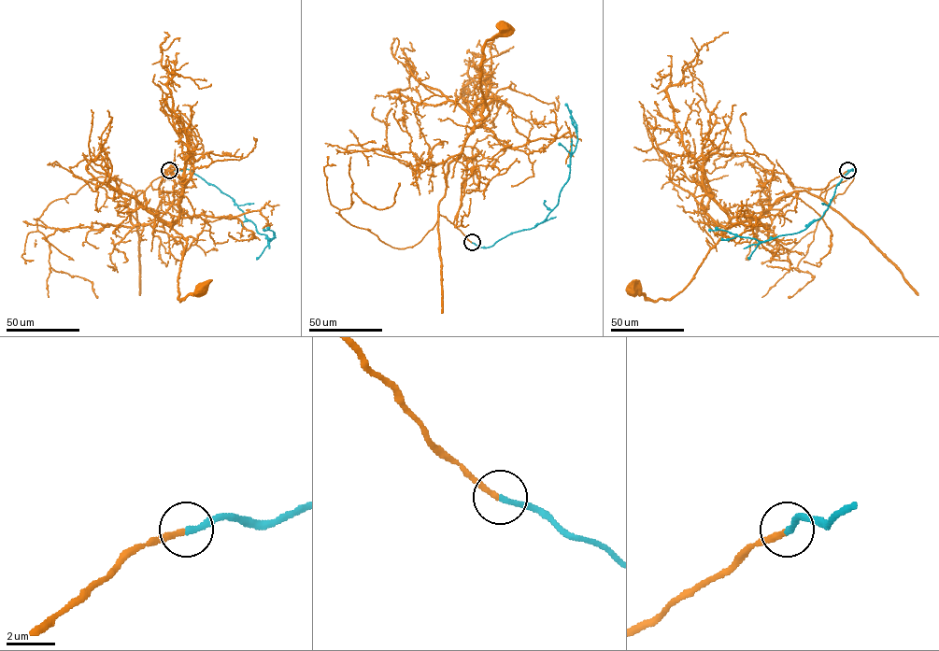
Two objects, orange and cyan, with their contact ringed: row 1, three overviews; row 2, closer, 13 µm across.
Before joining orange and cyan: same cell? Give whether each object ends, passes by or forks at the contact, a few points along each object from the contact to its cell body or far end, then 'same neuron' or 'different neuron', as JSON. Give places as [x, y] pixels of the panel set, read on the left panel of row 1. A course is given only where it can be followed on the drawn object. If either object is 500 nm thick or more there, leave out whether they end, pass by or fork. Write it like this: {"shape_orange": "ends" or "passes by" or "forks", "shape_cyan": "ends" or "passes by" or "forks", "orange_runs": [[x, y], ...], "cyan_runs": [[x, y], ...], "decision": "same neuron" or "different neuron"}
{"shape_orange": "ends", "shape_cyan": "ends", "orange_runs": [[169, 170], [136, 196], [142, 191], [149, 211], [186, 240], [178, 298], [201, 288]], "cyan_runs": [[169, 170], [190, 170], [229, 195], [259, 233], [267, 236], [268, 241], [275, 237], [272, 231], [263, 229]], "decision": "same neuron"}

